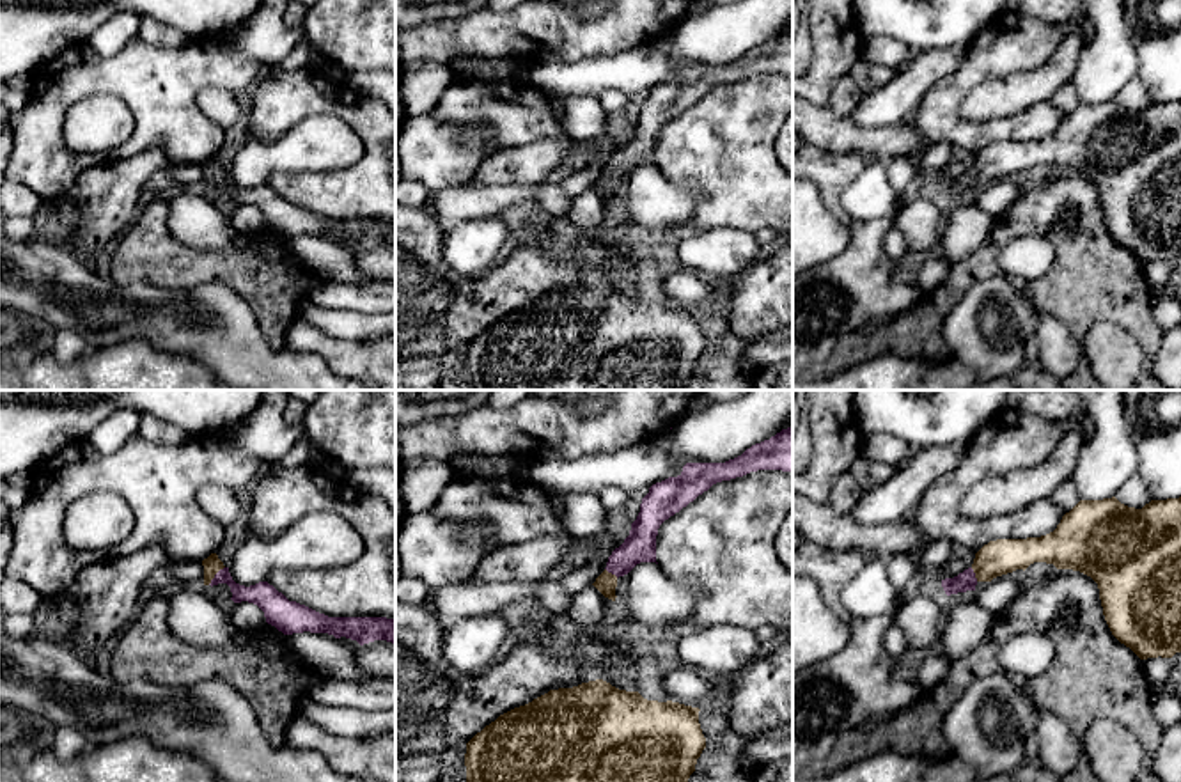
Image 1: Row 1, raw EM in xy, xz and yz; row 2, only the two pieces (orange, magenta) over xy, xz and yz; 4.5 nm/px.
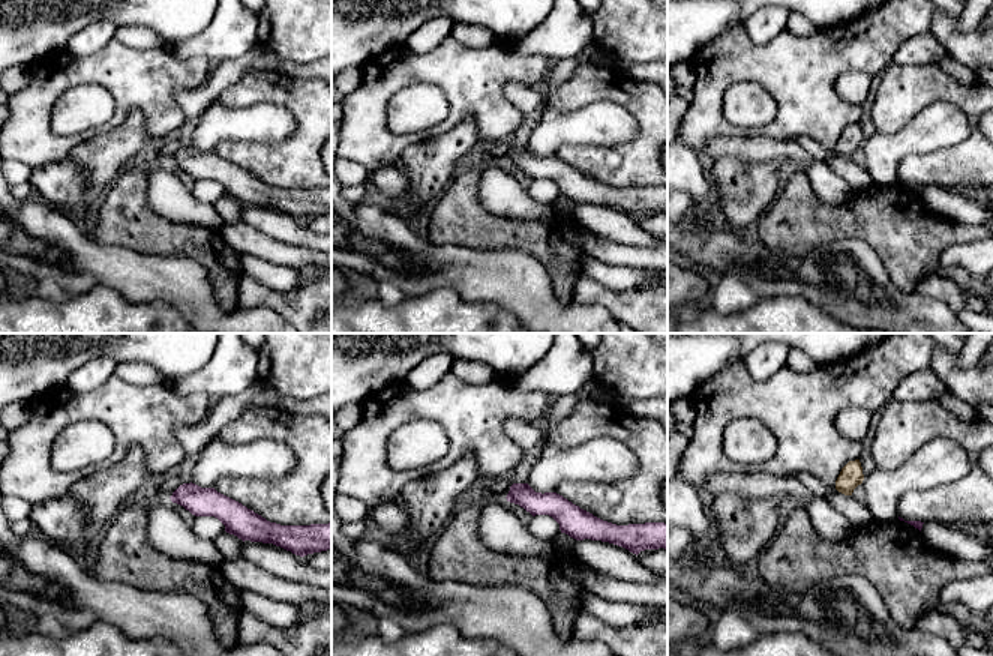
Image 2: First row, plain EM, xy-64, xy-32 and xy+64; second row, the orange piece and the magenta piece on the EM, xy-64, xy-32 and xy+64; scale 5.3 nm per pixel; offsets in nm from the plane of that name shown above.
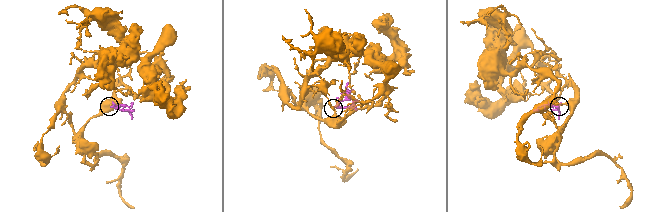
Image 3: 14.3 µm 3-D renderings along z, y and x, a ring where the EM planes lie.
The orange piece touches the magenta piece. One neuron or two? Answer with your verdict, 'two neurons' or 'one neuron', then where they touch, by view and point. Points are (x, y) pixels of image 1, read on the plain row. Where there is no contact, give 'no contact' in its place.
one neuron; contact xy (215, 176)

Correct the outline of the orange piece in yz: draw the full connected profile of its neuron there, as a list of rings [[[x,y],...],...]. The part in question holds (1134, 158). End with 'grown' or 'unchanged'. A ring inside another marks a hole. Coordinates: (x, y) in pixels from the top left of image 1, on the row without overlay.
[[[1115,99],[1080,103],[1046,138],[989,144],[968,172],[942,183],[942,190],[947,199],[975,193],[979,184],[1025,174],[1034,165],[1091,179],[1112,238],[1140,262],[1181,255],[1181,99],[1151,103],[1142,112],[1128,110]]]; grown

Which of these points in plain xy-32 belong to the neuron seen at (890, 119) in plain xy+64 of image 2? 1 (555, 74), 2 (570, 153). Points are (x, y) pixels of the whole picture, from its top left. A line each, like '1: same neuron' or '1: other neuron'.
1: other neuron
2: same neuron

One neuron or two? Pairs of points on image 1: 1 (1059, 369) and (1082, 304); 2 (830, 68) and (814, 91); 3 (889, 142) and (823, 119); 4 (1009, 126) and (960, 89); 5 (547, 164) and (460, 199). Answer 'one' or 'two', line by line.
1: two
2: one
3: one
4: one
5: two

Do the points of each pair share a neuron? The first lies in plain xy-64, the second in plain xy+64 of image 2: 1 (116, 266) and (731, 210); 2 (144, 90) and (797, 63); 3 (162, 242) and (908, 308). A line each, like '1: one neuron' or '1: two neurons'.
1: two neurons
2: one neuron
3: two neurons

